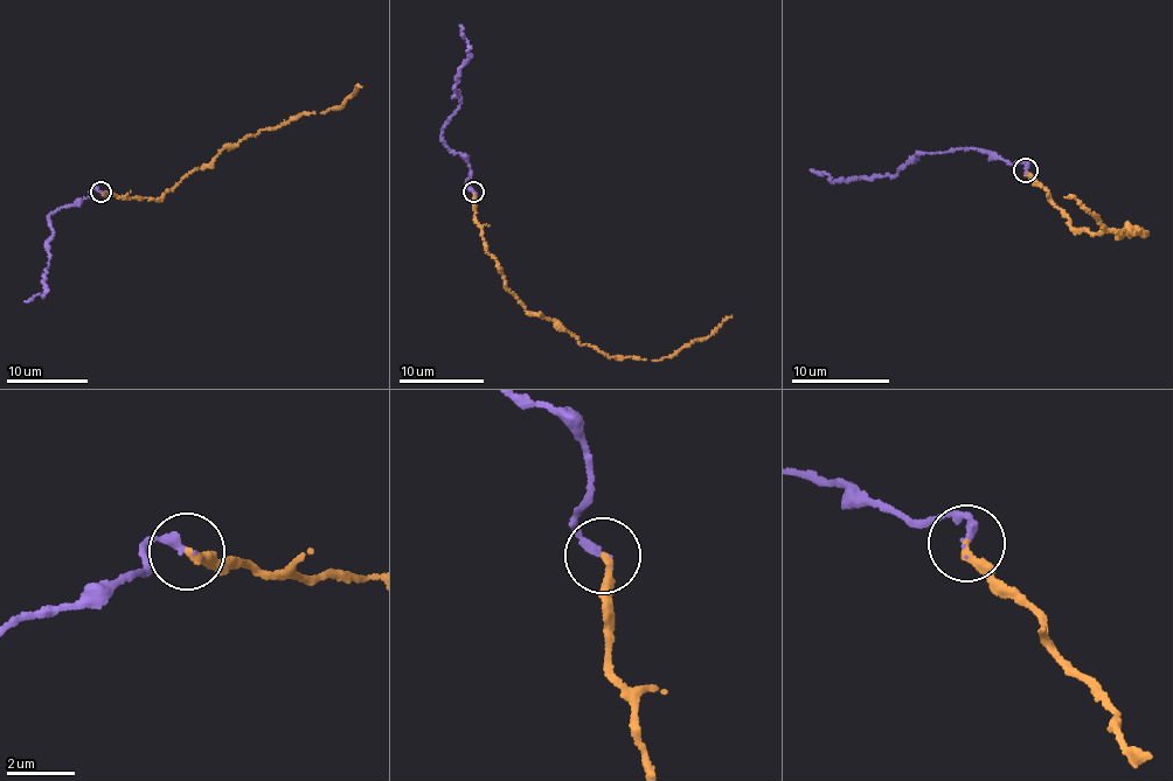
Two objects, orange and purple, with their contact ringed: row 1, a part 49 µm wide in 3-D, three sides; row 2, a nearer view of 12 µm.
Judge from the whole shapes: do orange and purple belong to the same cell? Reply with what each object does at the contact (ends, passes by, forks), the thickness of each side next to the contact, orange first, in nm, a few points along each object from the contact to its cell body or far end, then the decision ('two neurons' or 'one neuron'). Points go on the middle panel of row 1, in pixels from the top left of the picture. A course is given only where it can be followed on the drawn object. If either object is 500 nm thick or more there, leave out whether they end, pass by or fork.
orange ends; purple ends; calibres 240 and 260 nm; course orange (473, 192), (504, 287), (582, 344), (661, 360), (731, 315); course purple (473, 192), (466, 183), (467, 160), (445, 145), (441, 128), (459, 105), (457, 74), (469, 53), (459, 25); one neuron

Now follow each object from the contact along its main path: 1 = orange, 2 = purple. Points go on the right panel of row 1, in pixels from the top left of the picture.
1: (1027, 169), (1070, 225), (1119, 235), (1128, 225), (1144, 234), (1105, 227), (1081, 201), (1064, 197)
2: (1027, 169), (1024, 161), (1013, 164), (971, 147), (921, 152), (893, 176), (835, 182), (811, 169)

